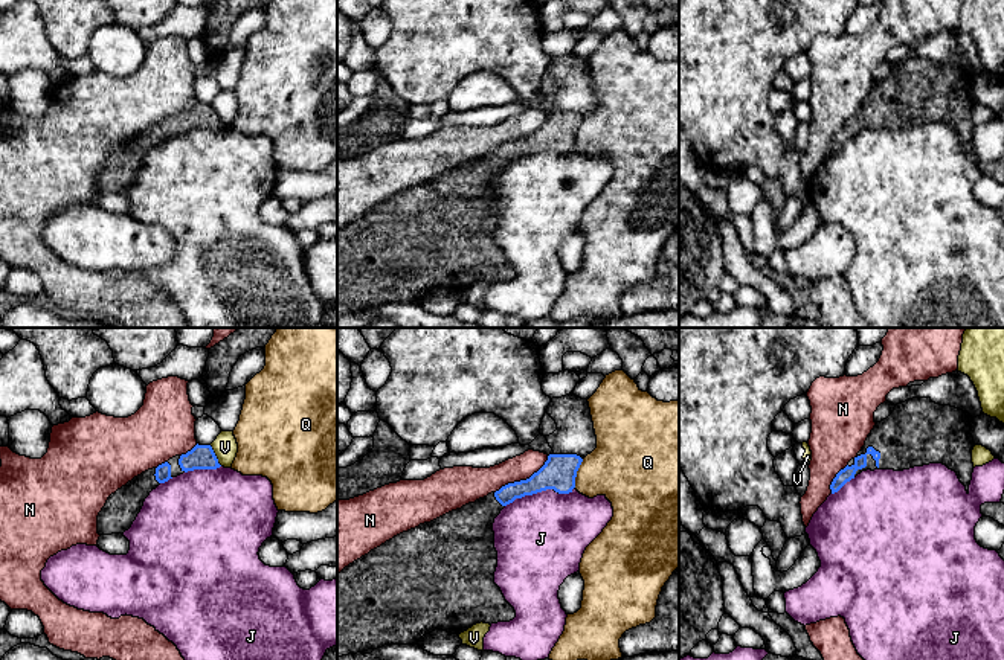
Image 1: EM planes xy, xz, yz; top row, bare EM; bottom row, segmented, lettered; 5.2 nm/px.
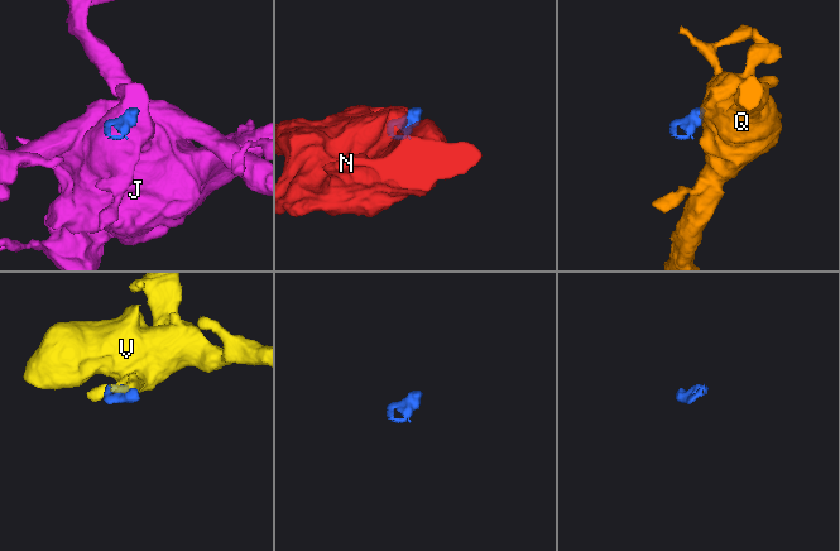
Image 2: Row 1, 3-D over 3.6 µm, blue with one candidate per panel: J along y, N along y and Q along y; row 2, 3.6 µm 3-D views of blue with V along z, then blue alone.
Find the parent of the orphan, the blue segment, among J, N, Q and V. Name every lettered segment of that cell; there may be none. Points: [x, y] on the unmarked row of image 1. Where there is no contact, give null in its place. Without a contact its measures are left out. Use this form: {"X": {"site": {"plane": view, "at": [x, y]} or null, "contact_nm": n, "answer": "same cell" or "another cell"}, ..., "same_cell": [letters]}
{"J": {"site": {"plane": "xz", "at": [539, 150]}, "contact_nm": 380, "answer": "another cell"}, "N": {"site": {"plane": "xz", "at": [522, 139]}, "contact_nm": 340, "answer": "another cell"}, "Q": {"site": {"plane": "xz", "at": [576, 131]}, "contact_nm": 160, "answer": "another cell"}, "V": {"site": {"plane": "xy", "at": [215, 115]}, "contact_nm": 130, "answer": "another cell"}, "same_cell": []}

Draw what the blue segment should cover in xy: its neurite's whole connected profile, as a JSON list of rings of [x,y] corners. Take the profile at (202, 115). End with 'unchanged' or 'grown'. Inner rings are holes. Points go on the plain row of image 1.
[[[195,104],[191,110],[175,114],[157,127],[134,136],[111,152],[98,174],[98,192],[111,194],[128,189],[140,171],[145,157],[160,142],[194,128],[217,128],[221,123],[211,104]]]; grown

